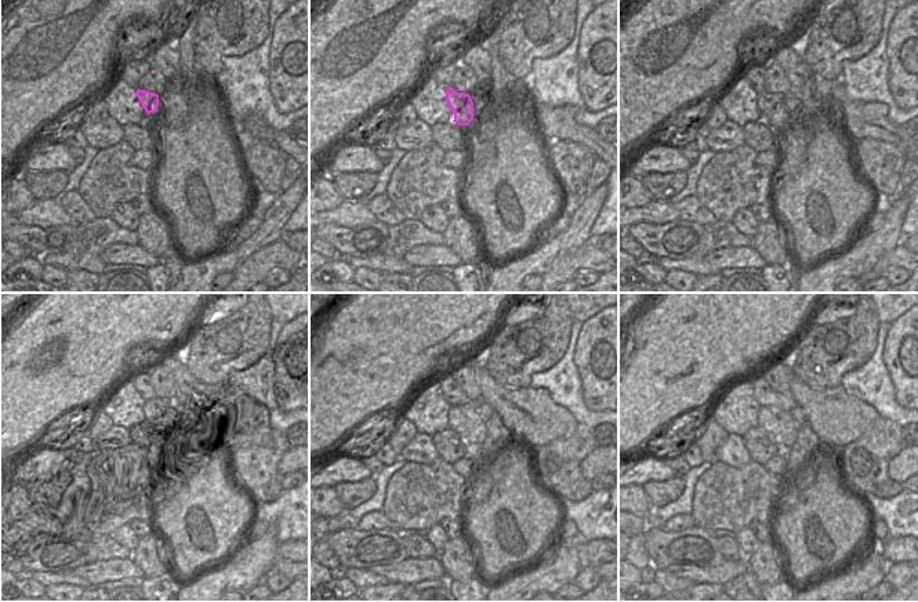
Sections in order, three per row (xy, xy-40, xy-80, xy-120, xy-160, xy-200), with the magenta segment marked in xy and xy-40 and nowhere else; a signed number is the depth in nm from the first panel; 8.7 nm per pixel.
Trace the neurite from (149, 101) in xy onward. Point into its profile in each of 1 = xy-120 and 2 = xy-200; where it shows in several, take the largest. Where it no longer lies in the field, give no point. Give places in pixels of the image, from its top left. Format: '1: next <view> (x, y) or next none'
1: next xy-120 (159, 414)
2: next xy-200 (779, 425)

